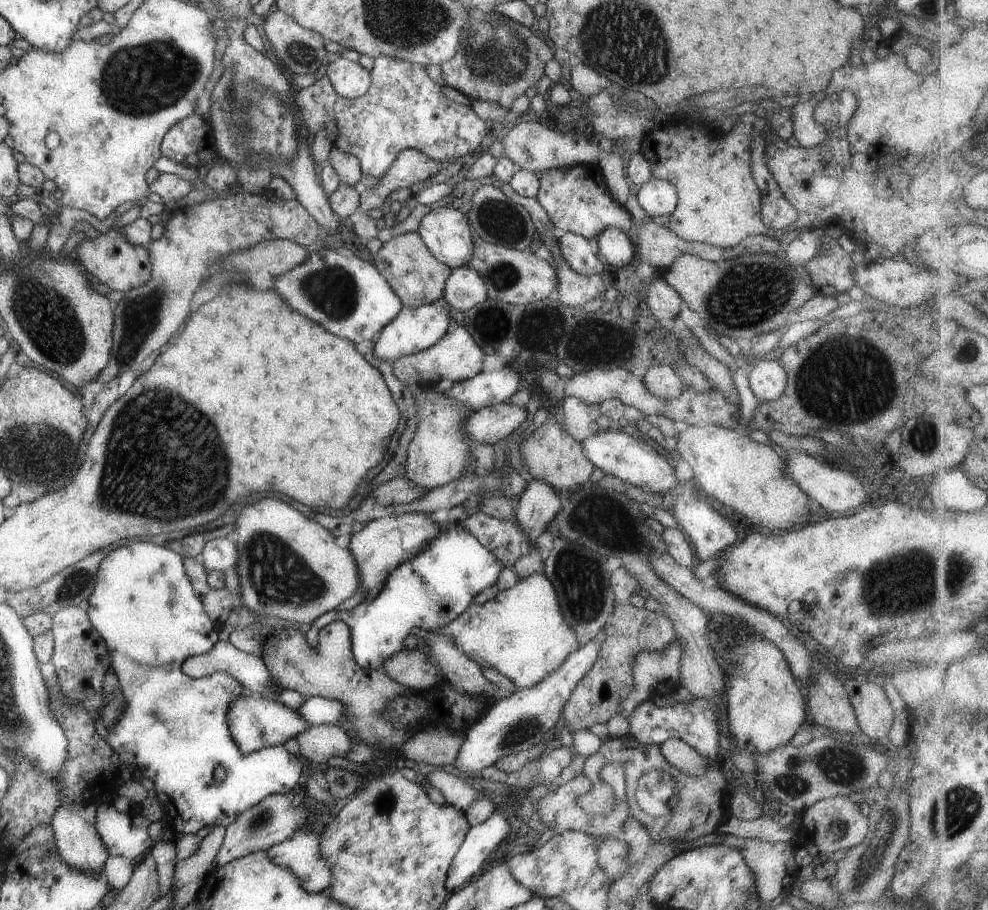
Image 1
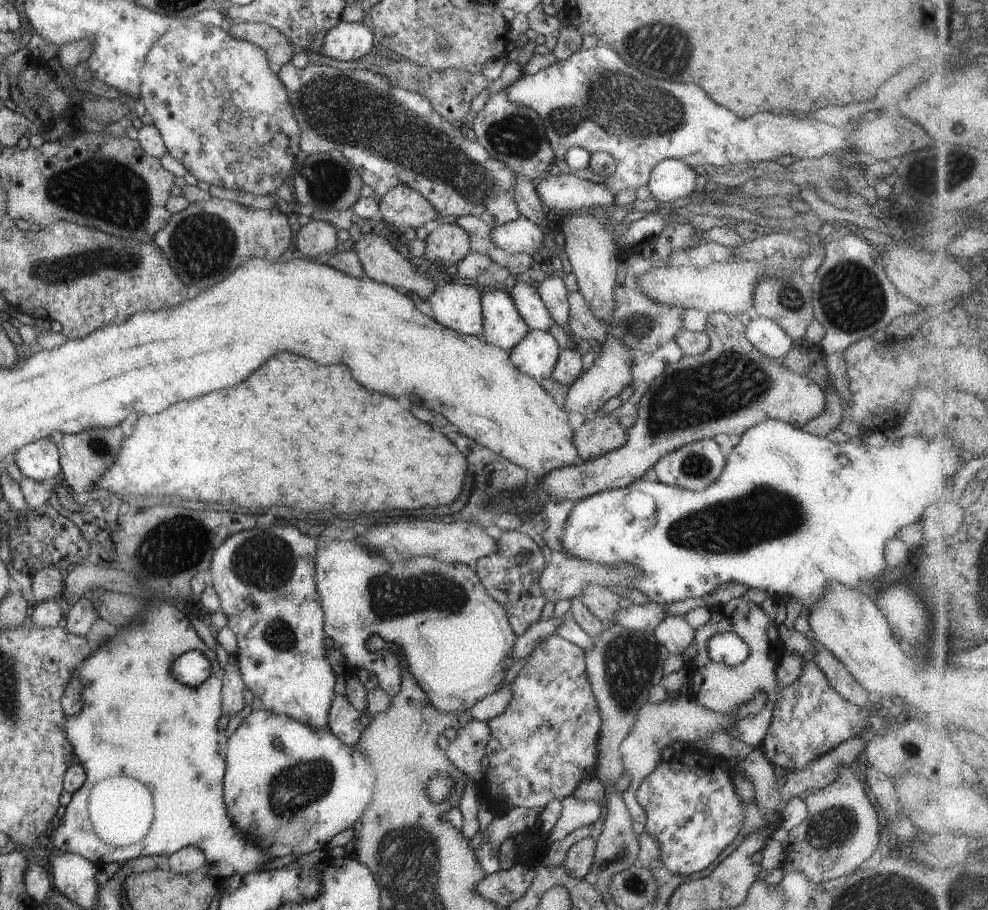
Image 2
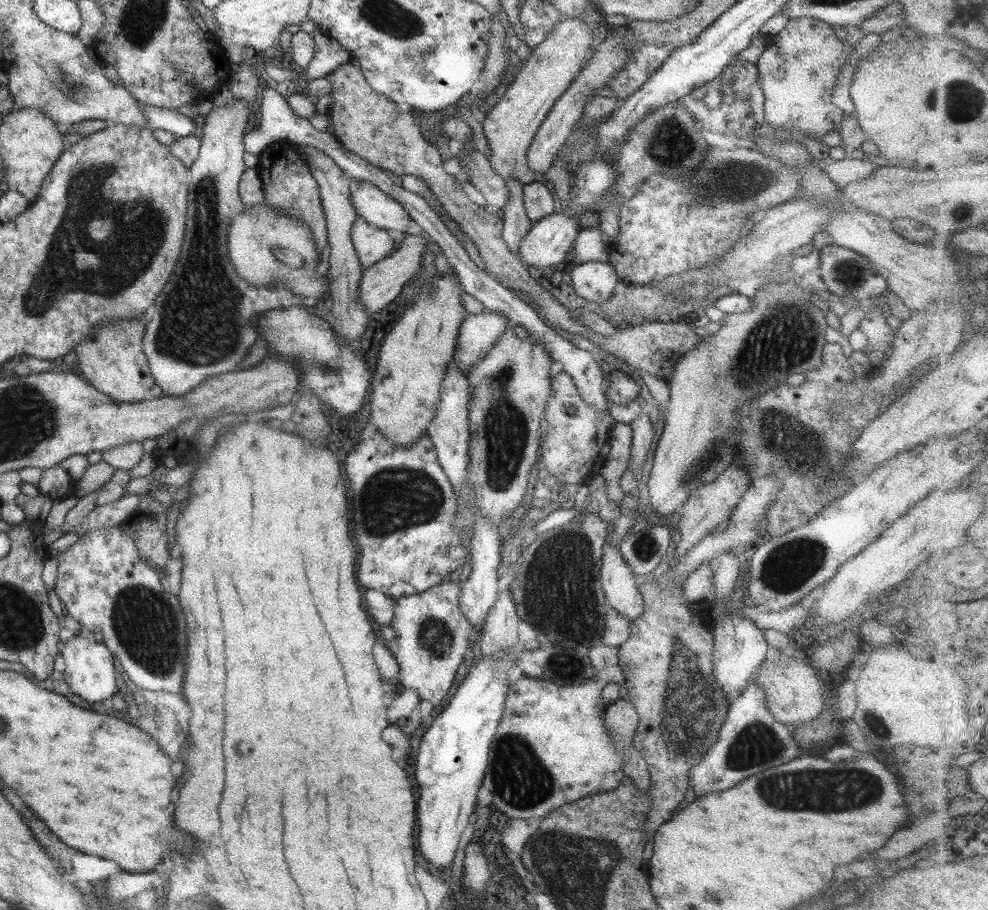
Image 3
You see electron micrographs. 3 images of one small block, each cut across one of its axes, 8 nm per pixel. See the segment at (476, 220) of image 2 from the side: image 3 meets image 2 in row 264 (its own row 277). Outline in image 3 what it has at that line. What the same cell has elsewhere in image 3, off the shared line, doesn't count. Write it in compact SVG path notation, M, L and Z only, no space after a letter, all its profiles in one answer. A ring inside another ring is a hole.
M350 63L338 67L327 78L331 84L330 95L333 100L330 111L327 113L332 120L332 134L350 152L384 171L388 170L400 176L410 174L421 178L436 196L443 210L449 214L449 218L454 220L463 230L463 234L474 242L483 258L486 272L493 275L500 284L511 286L518 292L532 296L539 306L538 312L545 314L550 322L560 328L572 334L586 336L612 356L623 359L634 368L640 367L648 374L669 384L676 364L689 350L692 350L692 347L695 347L698 341L702 340L693 328L684 322L673 323L667 318L654 318L628 327L622 326L618 333L612 336L596 334L590 330L578 321L573 311L566 308L542 287L536 274L523 265L520 258L507 247L502 238L502 217L491 209L480 207L468 199L464 193L464 183L457 181L444 170L438 149L432 145L432 141L423 137L418 119L414 118L409 109L372 90L360 68Z

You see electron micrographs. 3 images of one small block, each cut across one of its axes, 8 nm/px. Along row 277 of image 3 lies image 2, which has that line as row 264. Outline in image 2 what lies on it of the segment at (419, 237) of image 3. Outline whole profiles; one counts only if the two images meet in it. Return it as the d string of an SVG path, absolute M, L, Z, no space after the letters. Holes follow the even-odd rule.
M374 233L363 234L360 236L359 241L352 244L350 248L356 252L356 256L360 259L364 272L372 280L393 286L394 288L404 288L408 293L412 292L412 294L420 296L425 301L426 298L432 296L432 292L437 288L436 284L430 278L426 278L423 273L416 270L416 262L410 263L406 260L383 237Z

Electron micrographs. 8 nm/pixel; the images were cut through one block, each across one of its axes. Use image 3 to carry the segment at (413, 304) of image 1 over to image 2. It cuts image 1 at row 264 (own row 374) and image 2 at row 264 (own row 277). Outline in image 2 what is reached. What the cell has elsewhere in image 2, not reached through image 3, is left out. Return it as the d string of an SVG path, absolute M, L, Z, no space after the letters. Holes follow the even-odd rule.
M454 223L438 225L425 242L423 257L442 268L457 265L471 251L468 232Z

